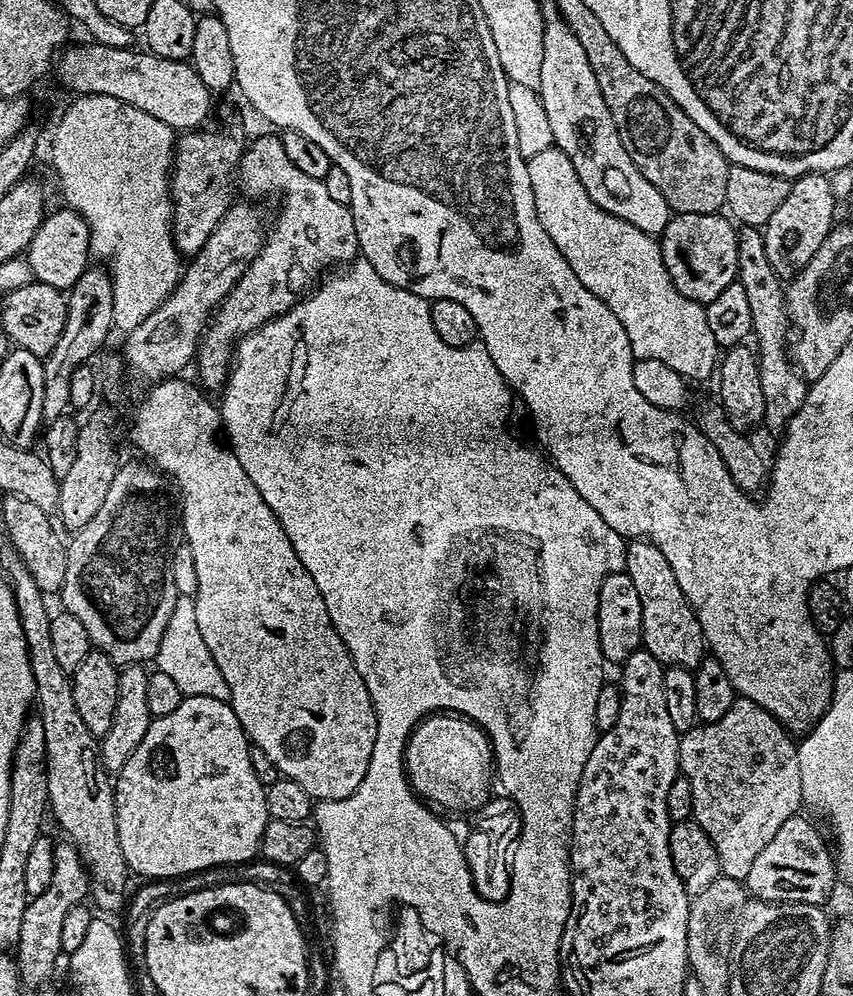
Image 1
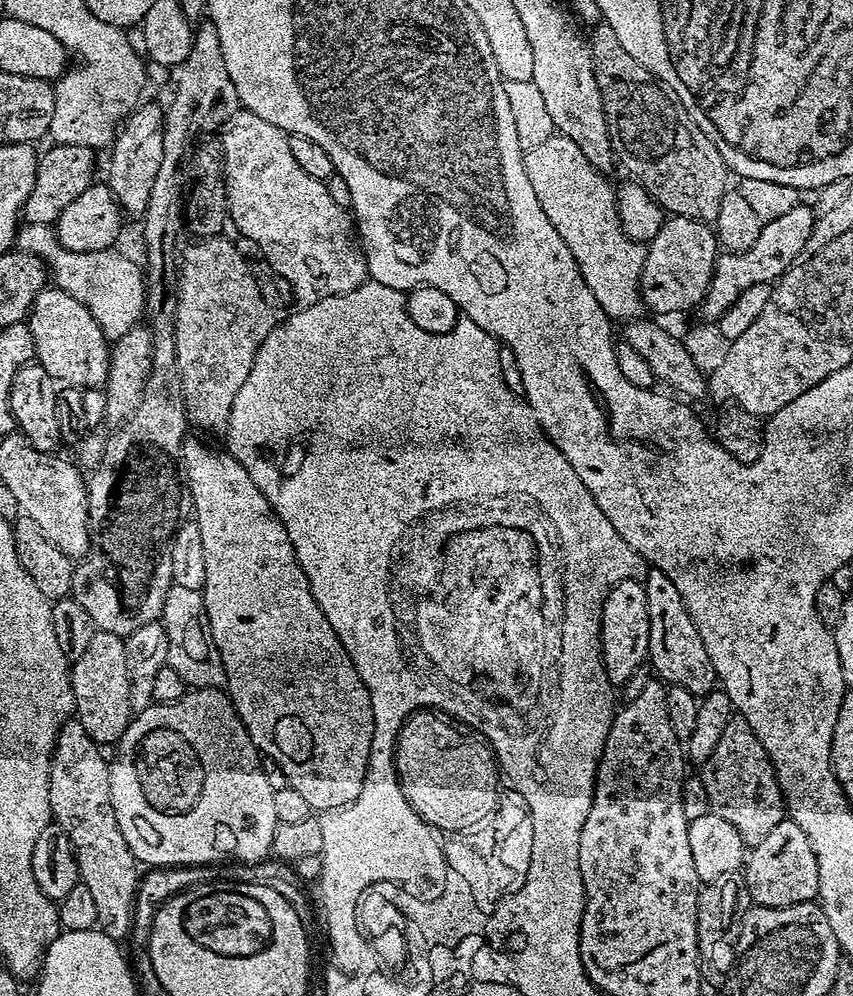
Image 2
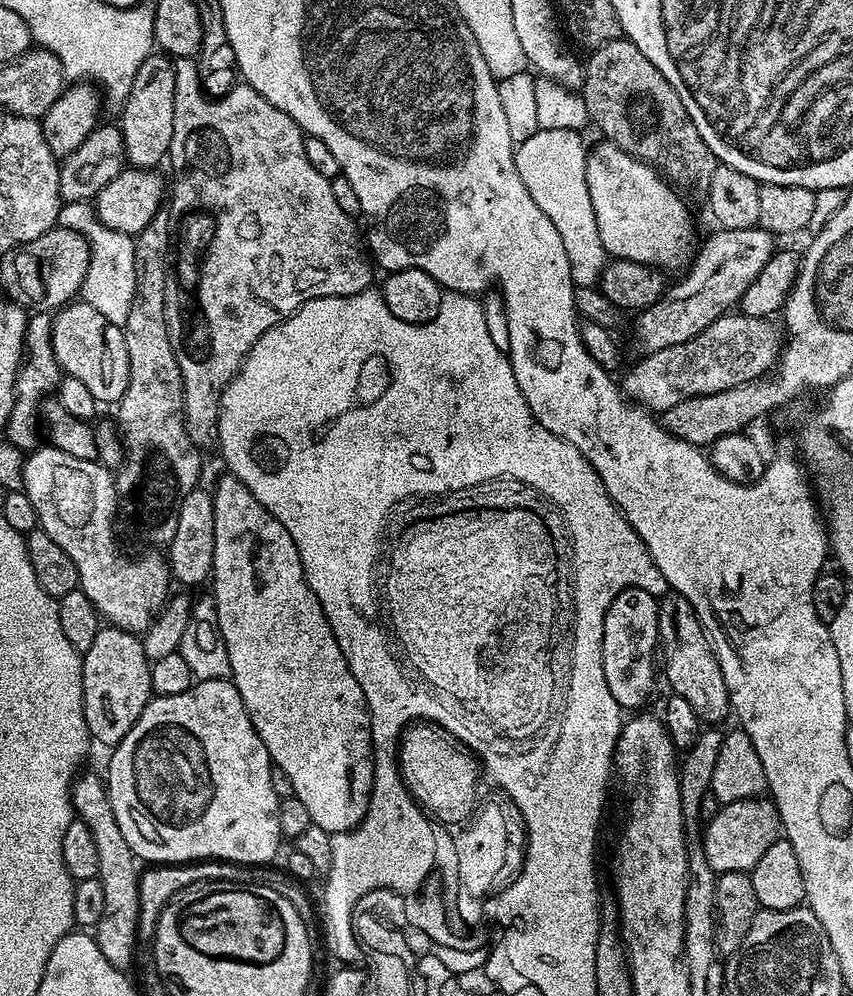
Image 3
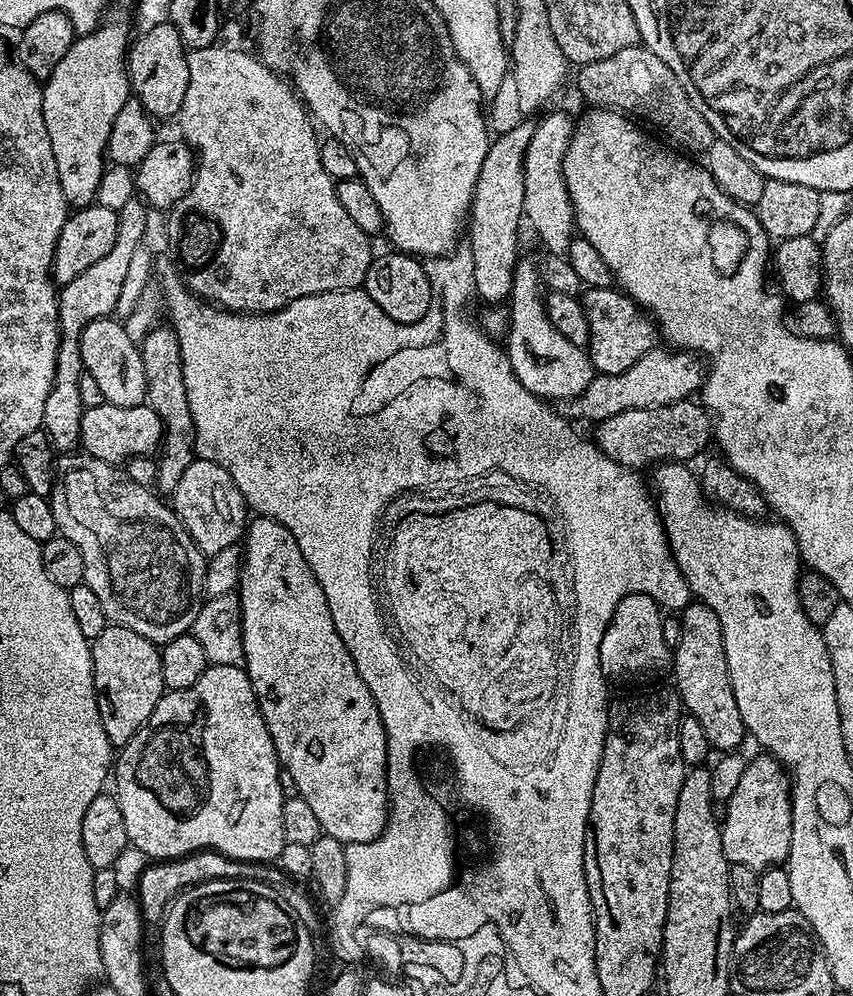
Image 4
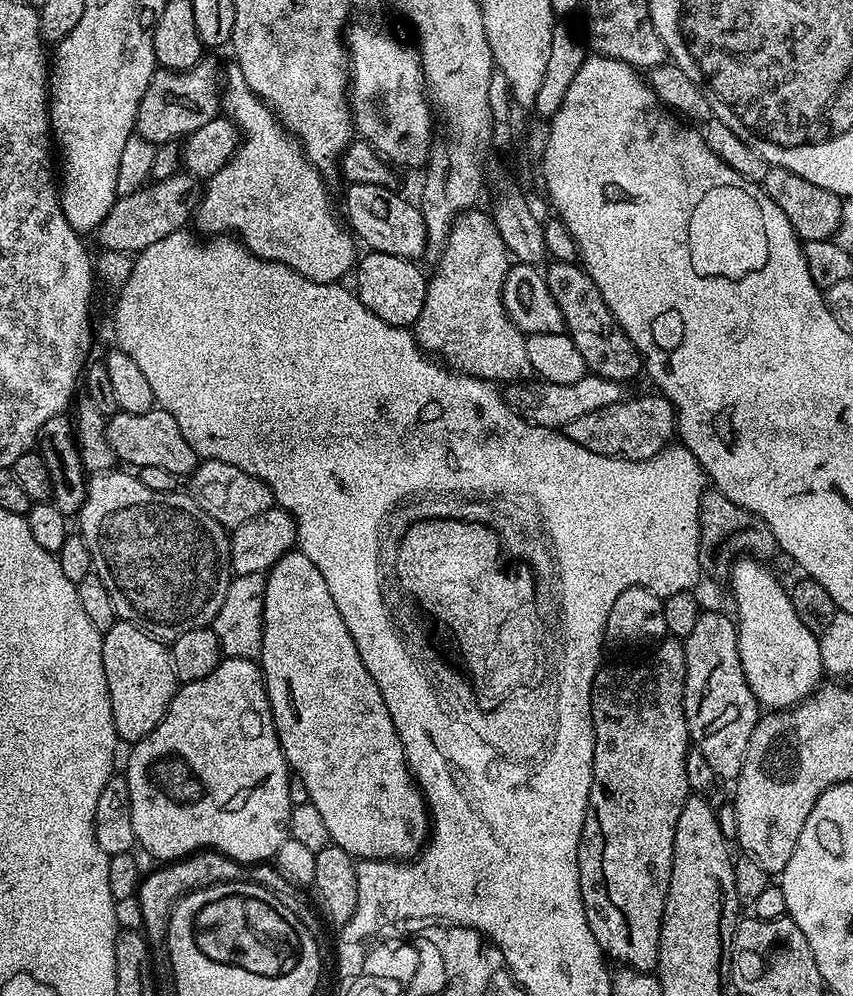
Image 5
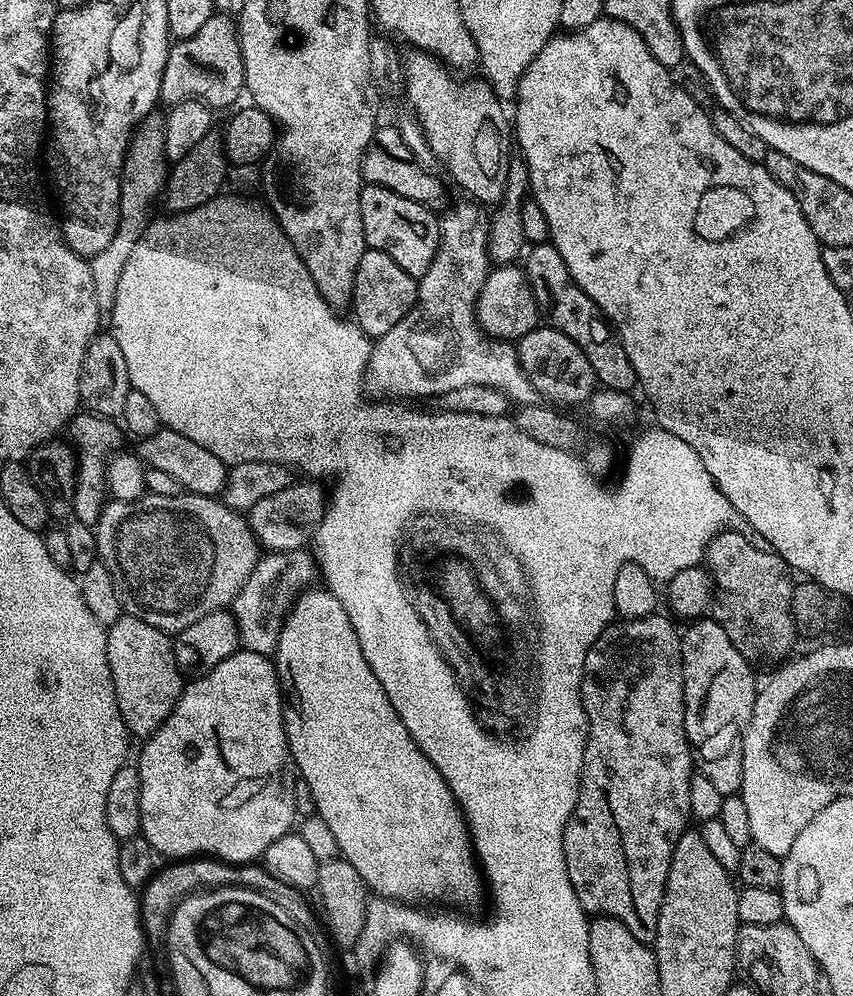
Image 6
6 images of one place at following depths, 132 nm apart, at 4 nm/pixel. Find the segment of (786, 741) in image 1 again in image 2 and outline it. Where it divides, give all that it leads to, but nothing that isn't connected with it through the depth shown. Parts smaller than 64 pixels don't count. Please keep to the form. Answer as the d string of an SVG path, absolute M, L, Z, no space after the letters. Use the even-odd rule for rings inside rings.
M733 718L728 723L726 730L722 730L722 738L718 738L718 746L714 746L714 754L710 754L698 775L706 786L711 812L718 814L718 818L726 818L726 822L730 822L730 826L734 826L734 830L742 834L745 845L762 842L762 838L766 838L766 834L770 834L770 830L774 830L778 822L785 820L784 795L778 786L776 771L766 754L766 746L762 746L762 742L758 742L758 734L750 730L750 722Z

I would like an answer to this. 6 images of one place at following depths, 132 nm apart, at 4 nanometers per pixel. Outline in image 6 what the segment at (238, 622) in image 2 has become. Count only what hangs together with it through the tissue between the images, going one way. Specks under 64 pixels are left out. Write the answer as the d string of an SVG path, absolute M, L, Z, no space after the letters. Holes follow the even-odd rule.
M309 587L297 595L288 617L284 619L284 629L280 632L278 646L274 653L276 676L280 680L280 690L284 697L284 729L290 746L292 763L298 773L299 779L310 786L310 792L316 803L315 815L320 816L330 826L330 831L338 842L340 856L362 874L364 885L373 893L384 898L391 898L397 902L423 905L423 900L449 900L452 904L472 904L482 892L482 872L478 867L477 857L472 851L472 838L468 835L468 821L460 804L454 798L446 778L438 774L434 762L422 754L418 742L410 738L406 726L402 726L402 718L390 706L390 698L386 698L386 690L382 690L382 682L374 678L374 670L366 662L366 654L362 654L362 646L358 646L358 634L354 634L354 626L350 626L350 618L346 618L346 610L342 610L342 602L334 598L334 594L327 587Z

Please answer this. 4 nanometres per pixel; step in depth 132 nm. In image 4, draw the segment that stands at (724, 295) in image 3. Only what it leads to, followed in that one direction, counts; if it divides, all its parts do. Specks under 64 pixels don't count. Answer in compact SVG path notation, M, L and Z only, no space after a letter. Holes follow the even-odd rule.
M619 287L610 288L589 288L583 289L579 302L586 310L586 322L590 322L590 338L588 339L588 359L591 360L593 369L599 375L622 374L622 370L630 370L642 354L646 354L651 348L658 344L658 325L651 319L649 313L645 312L631 296L627 296Z

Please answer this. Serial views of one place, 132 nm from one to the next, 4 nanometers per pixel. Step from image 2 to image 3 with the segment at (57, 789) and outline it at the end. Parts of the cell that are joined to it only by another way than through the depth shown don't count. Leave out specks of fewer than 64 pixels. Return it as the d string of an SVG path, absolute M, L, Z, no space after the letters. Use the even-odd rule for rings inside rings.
M88 772L77 775L72 785L72 806L75 815L94 834L94 842L98 846L98 870L104 899L102 918L96 923L94 935L98 942L98 950L106 954L106 959L115 968L128 970L133 967L134 957L138 952L136 943L136 927L140 913L140 872L138 858L130 850L126 838L122 838L122 830L118 830L118 818L114 818L114 810L108 801L108 790L103 779ZM133 955L133 956L132 956Z

